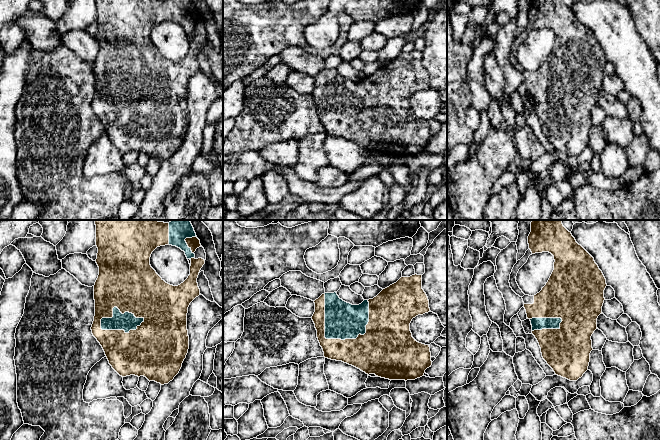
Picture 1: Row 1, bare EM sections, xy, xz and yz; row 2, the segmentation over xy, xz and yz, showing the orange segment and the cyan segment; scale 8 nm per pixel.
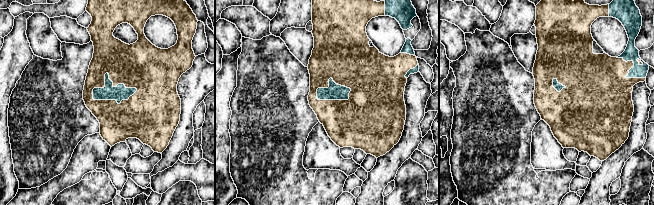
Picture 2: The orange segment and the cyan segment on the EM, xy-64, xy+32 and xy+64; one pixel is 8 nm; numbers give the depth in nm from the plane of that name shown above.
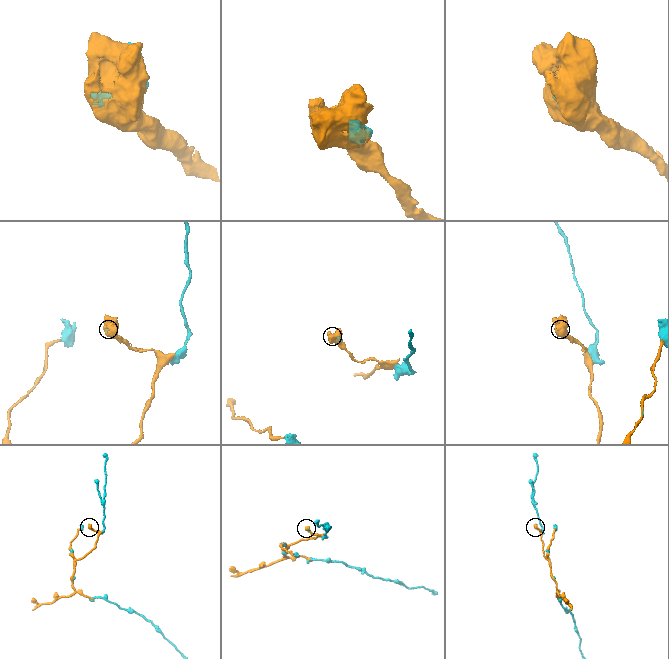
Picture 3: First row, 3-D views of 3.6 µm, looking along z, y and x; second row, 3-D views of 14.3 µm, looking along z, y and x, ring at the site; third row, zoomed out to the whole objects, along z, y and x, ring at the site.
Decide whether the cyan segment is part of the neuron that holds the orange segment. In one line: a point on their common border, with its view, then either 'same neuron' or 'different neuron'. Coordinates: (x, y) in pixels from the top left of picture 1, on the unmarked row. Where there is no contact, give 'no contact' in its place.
contact xz (324, 112); same neuron

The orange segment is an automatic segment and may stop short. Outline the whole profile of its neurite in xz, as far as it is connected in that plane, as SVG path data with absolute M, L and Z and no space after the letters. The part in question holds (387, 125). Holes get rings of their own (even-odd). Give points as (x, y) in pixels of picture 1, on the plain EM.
M412 51L410 53L401 53L396 59L390 61L389 63L383 65L376 73L369 76L364 76L359 81L352 81L350 79L347 79L339 74L336 68L334 69L325 69L322 70L318 75L314 77L315 79L315 88L312 92L312 96L315 100L315 104L317 106L317 114L320 119L320 122L323 125L324 133L336 136L336 137L342 137L344 139L347 139L349 141L352 141L361 147L365 148L366 150L375 150L378 153L389 155L389 156L415 156L417 154L420 154L424 152L425 146L432 141L431 137L431 128L429 121L425 121L422 119L417 118L413 113L412 109L410 107L410 99L413 94L415 94L418 91L423 91L425 89L430 88L429 84L429 76L422 65L422 51Z

